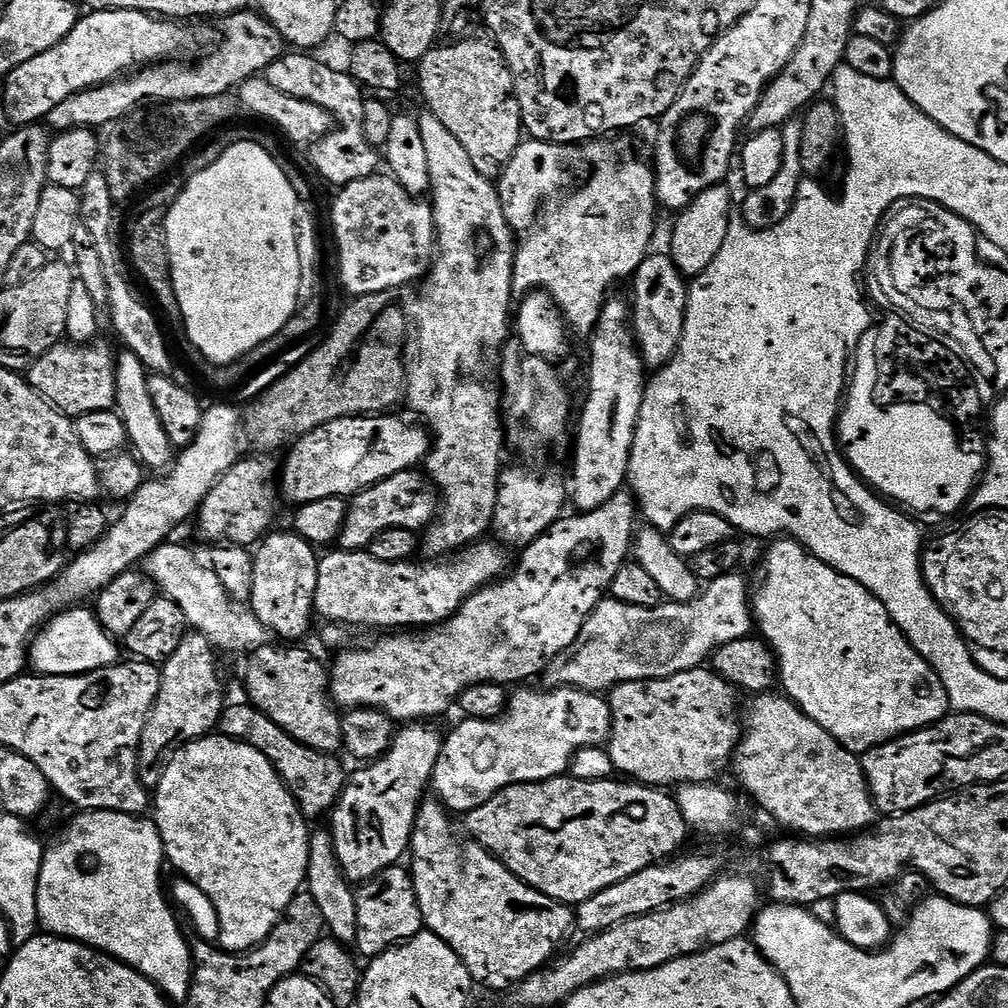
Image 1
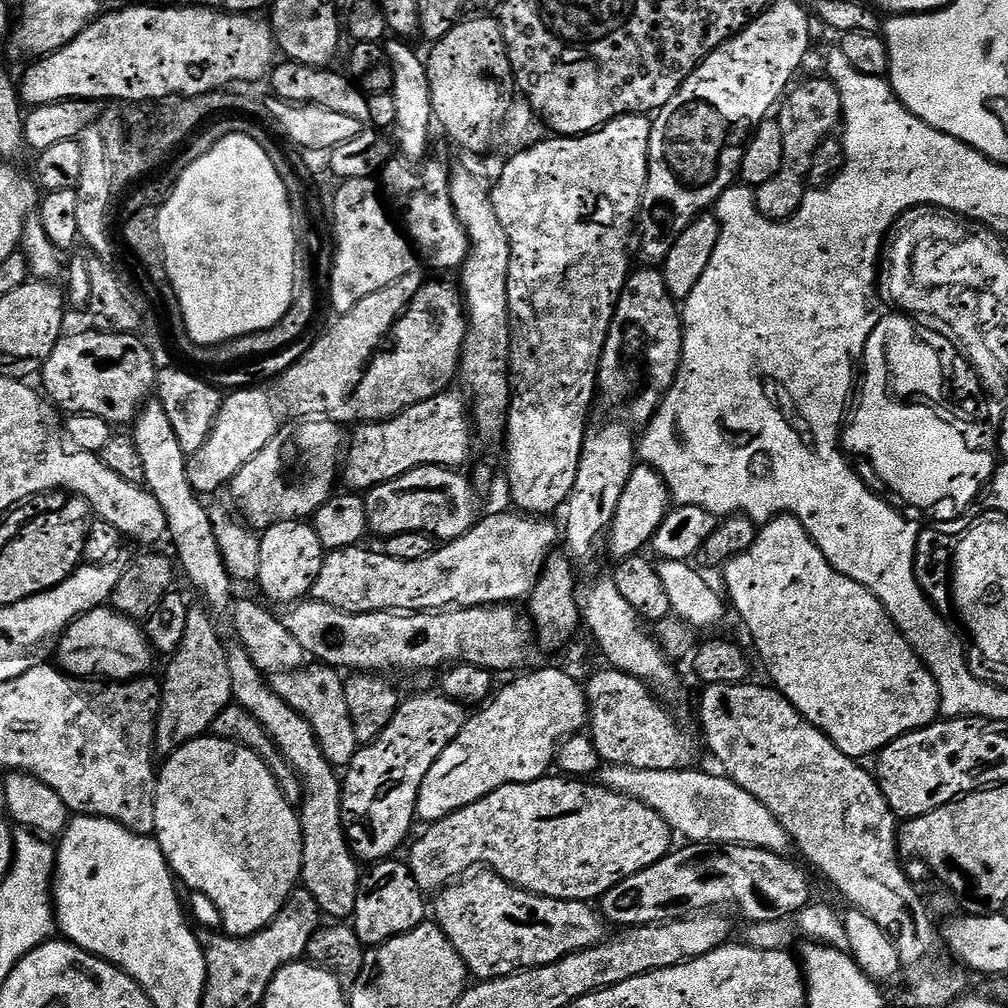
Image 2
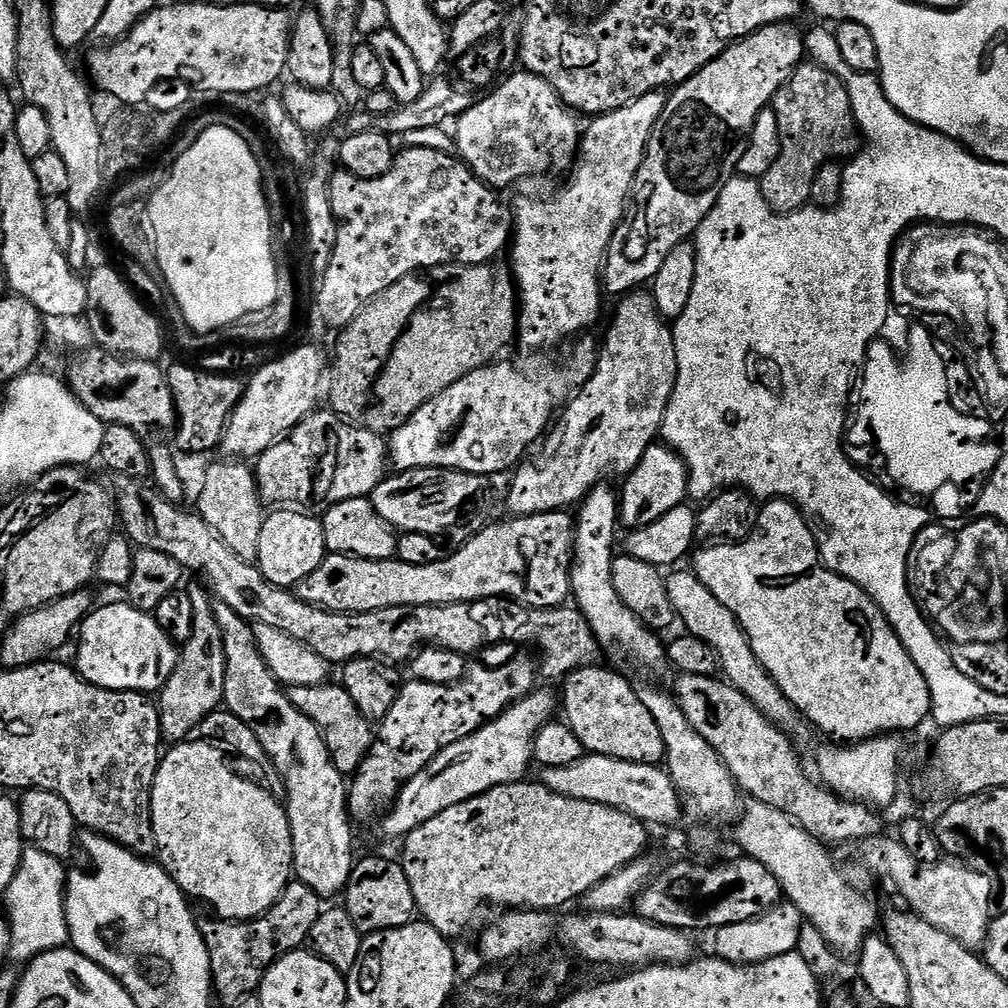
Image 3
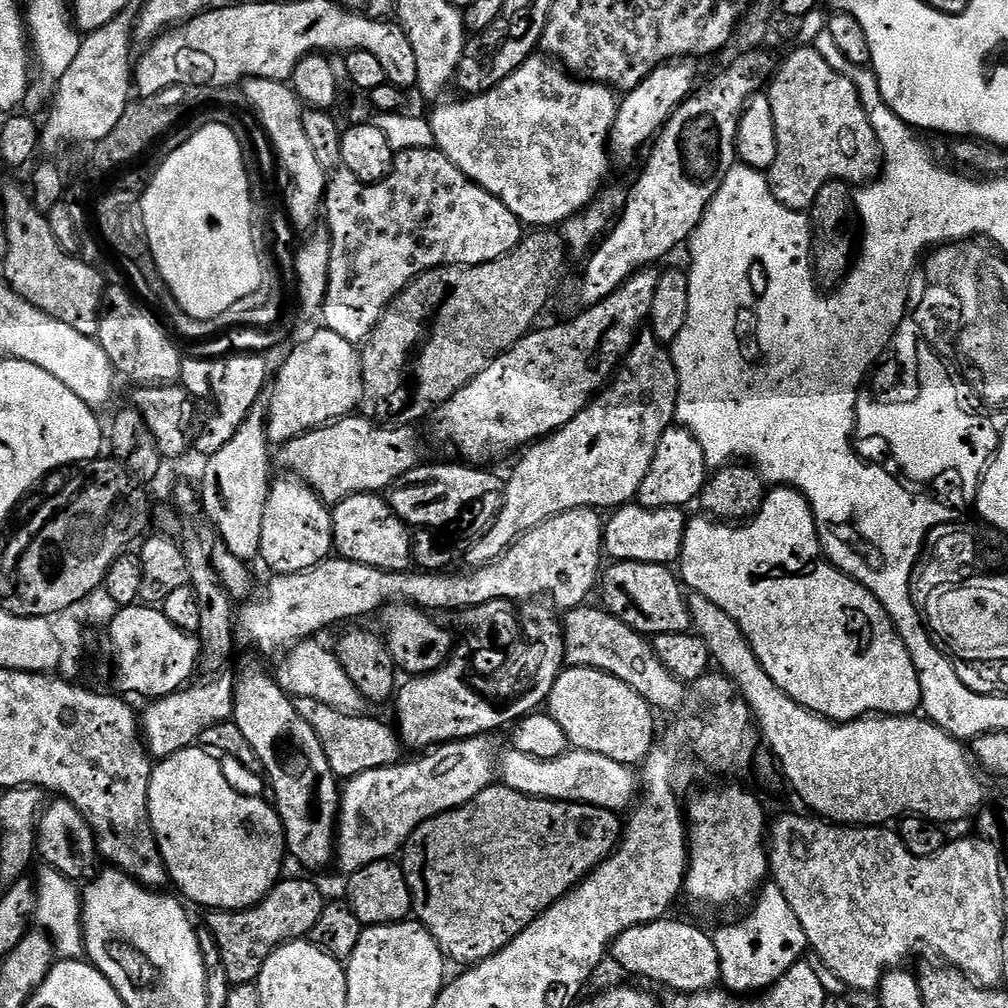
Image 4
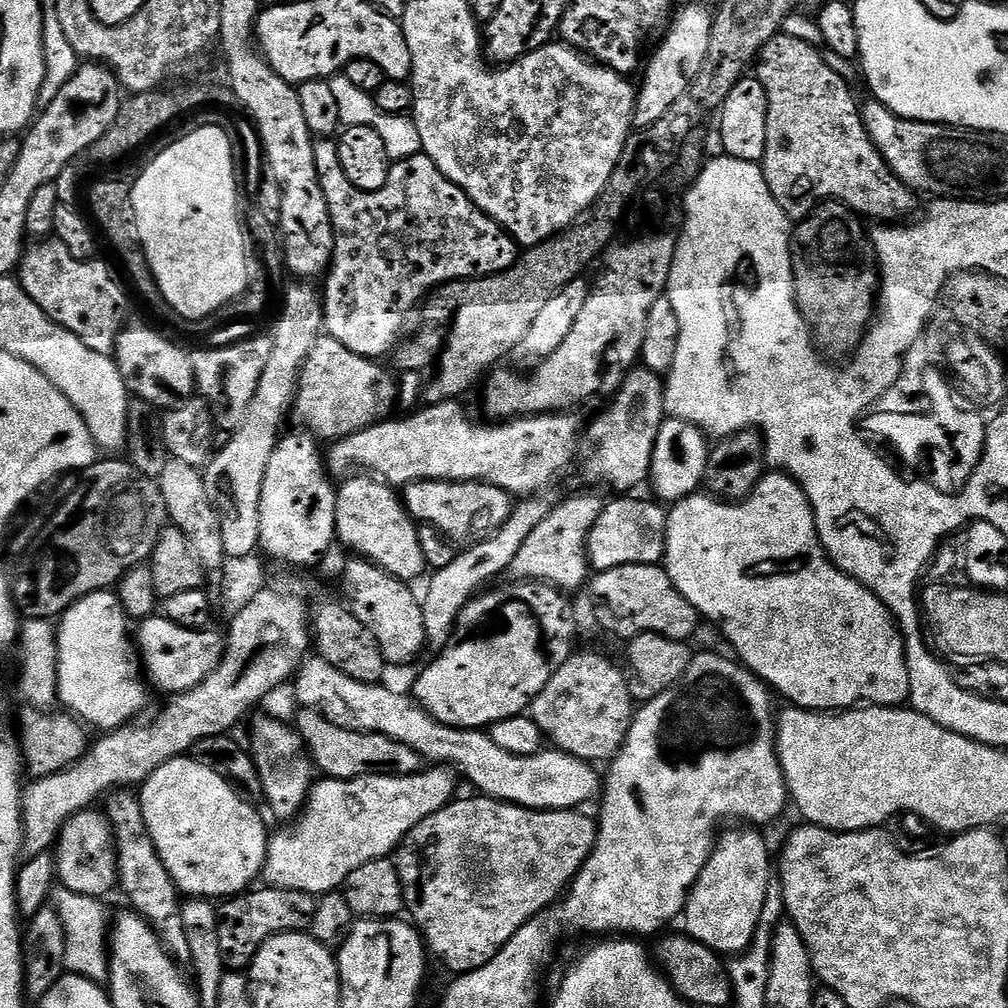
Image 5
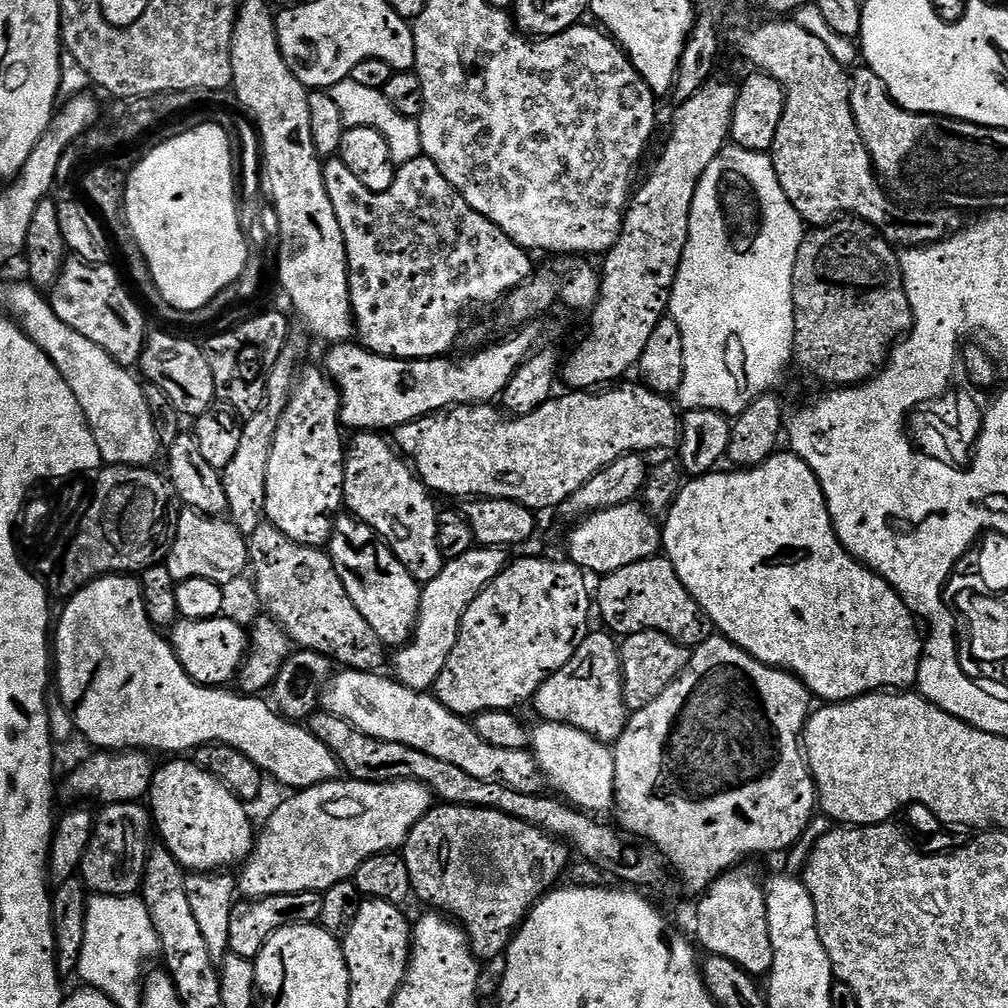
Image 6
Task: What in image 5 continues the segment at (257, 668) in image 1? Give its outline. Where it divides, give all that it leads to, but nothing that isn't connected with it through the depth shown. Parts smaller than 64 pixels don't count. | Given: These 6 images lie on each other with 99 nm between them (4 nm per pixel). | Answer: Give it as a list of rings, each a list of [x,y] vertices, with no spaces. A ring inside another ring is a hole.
[[[308,710],[303,713],[302,735],[310,755],[319,771],[334,780],[353,780],[359,776],[391,774],[412,776],[425,767],[426,759],[421,752],[415,752],[409,744],[398,742],[380,732],[356,732],[352,728],[338,726],[320,712]]]

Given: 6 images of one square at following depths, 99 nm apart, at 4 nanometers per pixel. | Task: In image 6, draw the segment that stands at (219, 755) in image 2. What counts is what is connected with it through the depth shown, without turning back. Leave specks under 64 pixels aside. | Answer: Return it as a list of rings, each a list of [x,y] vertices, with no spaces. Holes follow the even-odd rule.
[[[172,758],[169,764],[164,764],[155,769],[152,773],[152,786],[150,789],[150,815],[154,821],[155,831],[158,836],[164,839],[164,844],[166,847],[167,855],[174,857],[179,863],[180,867],[187,870],[188,872],[215,872],[217,870],[228,870],[231,864],[236,864],[235,866],[240,866],[247,861],[248,857],[252,855],[252,850],[256,846],[258,839],[257,833],[254,831],[252,833],[252,820],[248,817],[248,812],[246,809],[245,801],[239,800],[235,794],[232,793],[225,784],[218,778],[214,778],[206,770],[202,770],[197,766],[195,762],[188,758]]]

